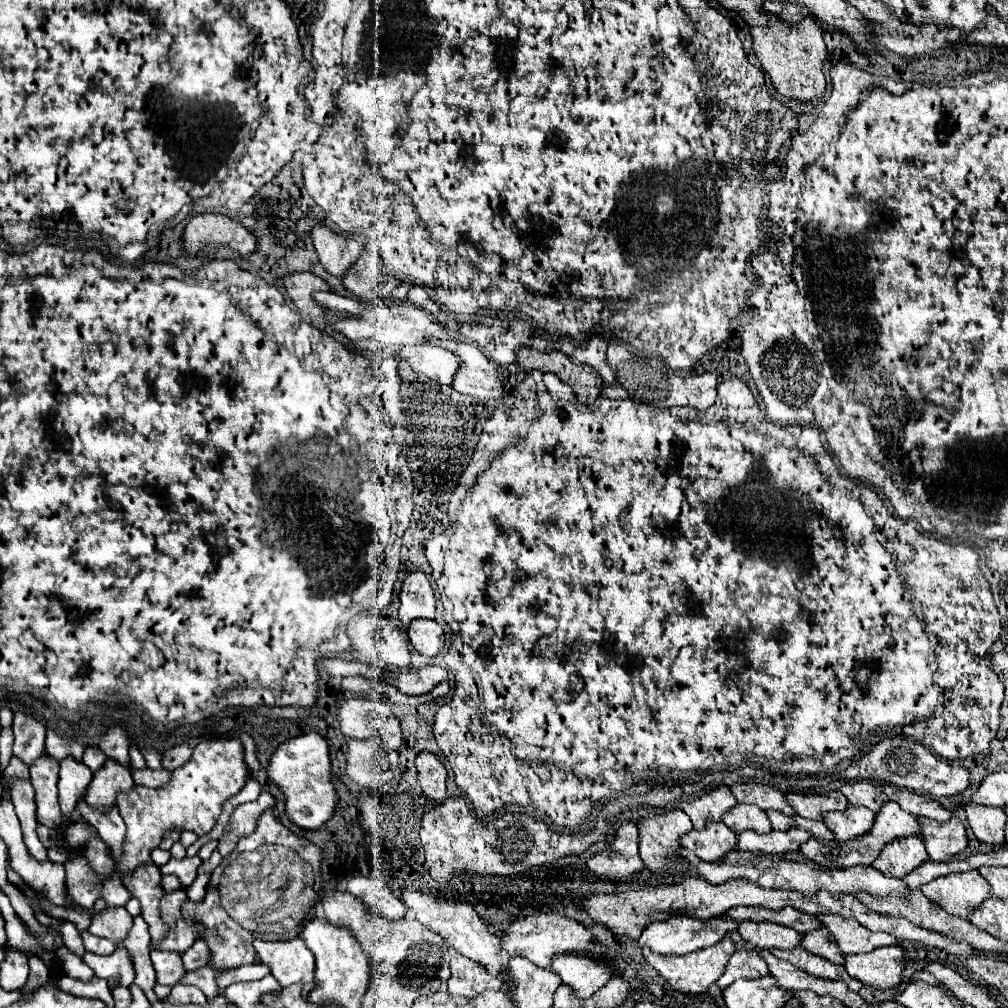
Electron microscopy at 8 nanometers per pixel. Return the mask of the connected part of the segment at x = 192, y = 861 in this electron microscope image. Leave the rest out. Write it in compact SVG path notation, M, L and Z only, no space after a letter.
M186 856L186 858L182 858L182 860L170 858L164 866L160 866L160 870L162 870L162 872L180 872L180 880L182 880L182 884L184 884L184 888L186 888L186 886L190 886L192 880L196 878L196 870L198 870L200 864L202 864L202 860L200 860L198 856L194 856L194 858Z

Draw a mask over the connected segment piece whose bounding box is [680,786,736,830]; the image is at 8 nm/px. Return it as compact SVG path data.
M720 786L702 798L684 800L680 804L680 808L690 816L694 830L702 830L710 822L720 822L722 816L734 806L736 806L736 798L728 786Z

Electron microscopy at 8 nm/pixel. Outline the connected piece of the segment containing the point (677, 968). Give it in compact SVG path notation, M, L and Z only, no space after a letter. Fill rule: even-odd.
M720 940L718 944L710 946L710 948L704 948L704 950L698 950L690 956L654 956L650 952L646 952L646 948L642 950L644 952L644 958L658 970L660 976L666 978L666 982L680 990L680 992L692 992L692 994L700 994L700 992L706 992L710 984L714 984L718 980L718 976L722 976L722 968L726 968L730 956L734 954L734 942L732 940Z

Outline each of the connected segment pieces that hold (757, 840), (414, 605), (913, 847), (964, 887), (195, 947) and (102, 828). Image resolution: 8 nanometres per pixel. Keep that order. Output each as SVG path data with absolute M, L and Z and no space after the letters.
M790 828L786 832L768 832L766 836L758 836L756 832L742 832L738 834L738 850L742 852L752 852L756 856L784 856L786 852L800 852L800 846L808 840L808 834L800 828Z
M410 572L400 590L400 610L398 620L408 626L416 618L434 618L436 600L428 578L422 572Z
M908 836L894 840L894 844L890 844L890 848L886 848L886 852L882 852L882 856L872 866L878 868L884 876L904 878L926 860L930 858L924 848L924 840L918 836Z
M978 870L968 872L952 872L932 880L930 884L920 888L922 894L944 908L948 914L970 920L972 912L992 896L990 884Z
M196 940L186 952L182 952L182 962L188 972L202 968L202 964L206 964L206 960L208 960L208 948L206 948L204 940Z
M78 800L78 808L82 808L82 812L86 814L86 818L90 820L90 824L96 828L98 836L102 838L102 842L108 846L108 852L114 860L122 858L124 852L124 840L126 840L126 826L124 820L120 818L118 810L114 808L114 812L102 814L102 812L90 812L90 808L86 808L86 804L82 804L82 800Z

